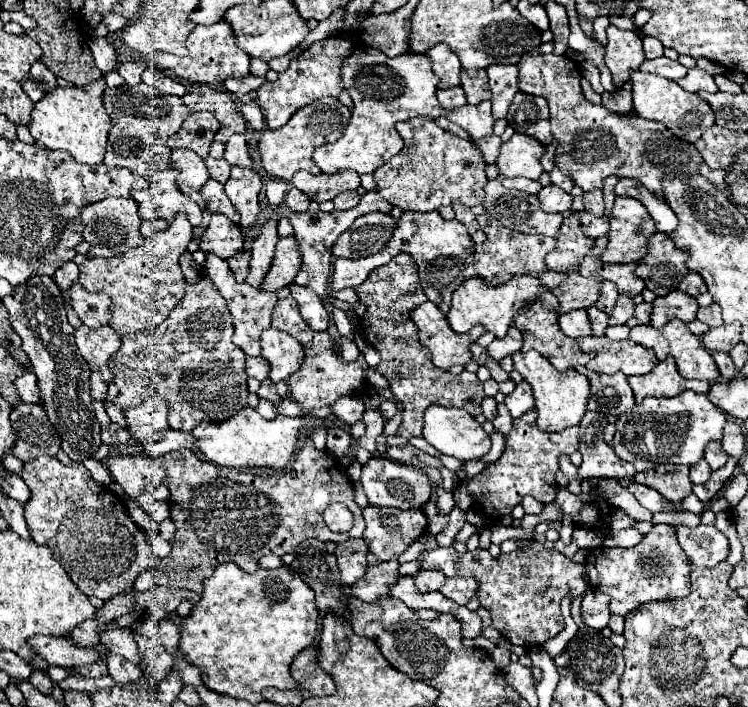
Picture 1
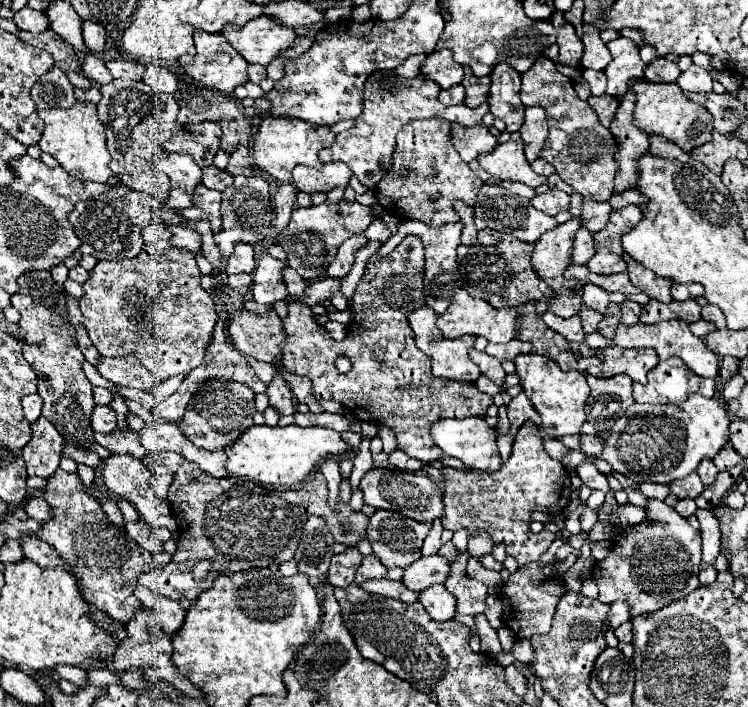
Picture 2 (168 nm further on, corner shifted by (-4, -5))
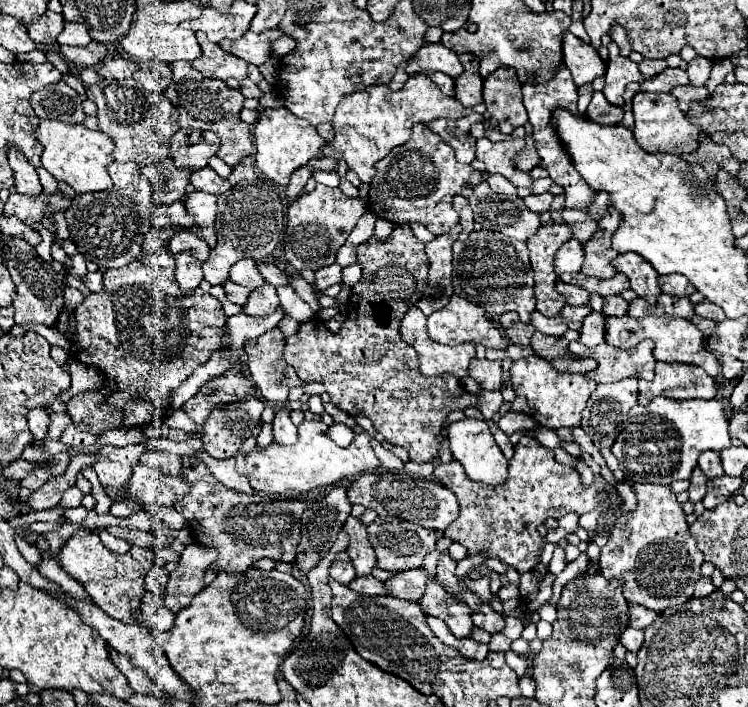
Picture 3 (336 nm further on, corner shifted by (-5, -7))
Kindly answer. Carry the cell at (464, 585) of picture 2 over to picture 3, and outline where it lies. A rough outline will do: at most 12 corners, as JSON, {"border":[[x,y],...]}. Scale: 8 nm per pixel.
{"border":[[481,602],[473,610],[475,626],[499,632],[505,626],[503,616]]}

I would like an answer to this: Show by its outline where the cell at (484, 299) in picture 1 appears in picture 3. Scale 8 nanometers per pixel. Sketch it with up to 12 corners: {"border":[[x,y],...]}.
{"border":[[451,296],[427,318],[439,344],[509,346],[481,306]]}

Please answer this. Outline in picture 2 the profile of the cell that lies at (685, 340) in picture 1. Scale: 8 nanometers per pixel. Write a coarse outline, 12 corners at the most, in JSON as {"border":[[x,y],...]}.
{"border":[[684,320],[618,324],[620,348],[678,356],[698,376],[718,376],[718,354]]}

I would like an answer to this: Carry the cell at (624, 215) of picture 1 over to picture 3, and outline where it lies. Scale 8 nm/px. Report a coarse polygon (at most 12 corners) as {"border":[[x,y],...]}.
{"border":[[609,208],[599,220],[597,234],[585,244],[581,272],[613,278],[611,260],[617,250],[611,238],[621,222],[621,212]]}

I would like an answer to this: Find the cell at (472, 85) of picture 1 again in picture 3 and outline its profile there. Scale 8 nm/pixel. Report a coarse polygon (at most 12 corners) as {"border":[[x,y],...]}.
{"border":[[473,54],[459,56],[465,72],[455,78],[463,106],[483,102],[483,78]]}

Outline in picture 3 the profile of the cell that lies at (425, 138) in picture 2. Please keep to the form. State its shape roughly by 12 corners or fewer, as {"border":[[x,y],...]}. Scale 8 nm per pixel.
{"border":[[427,124],[377,162],[367,208],[435,236],[483,182]]}

